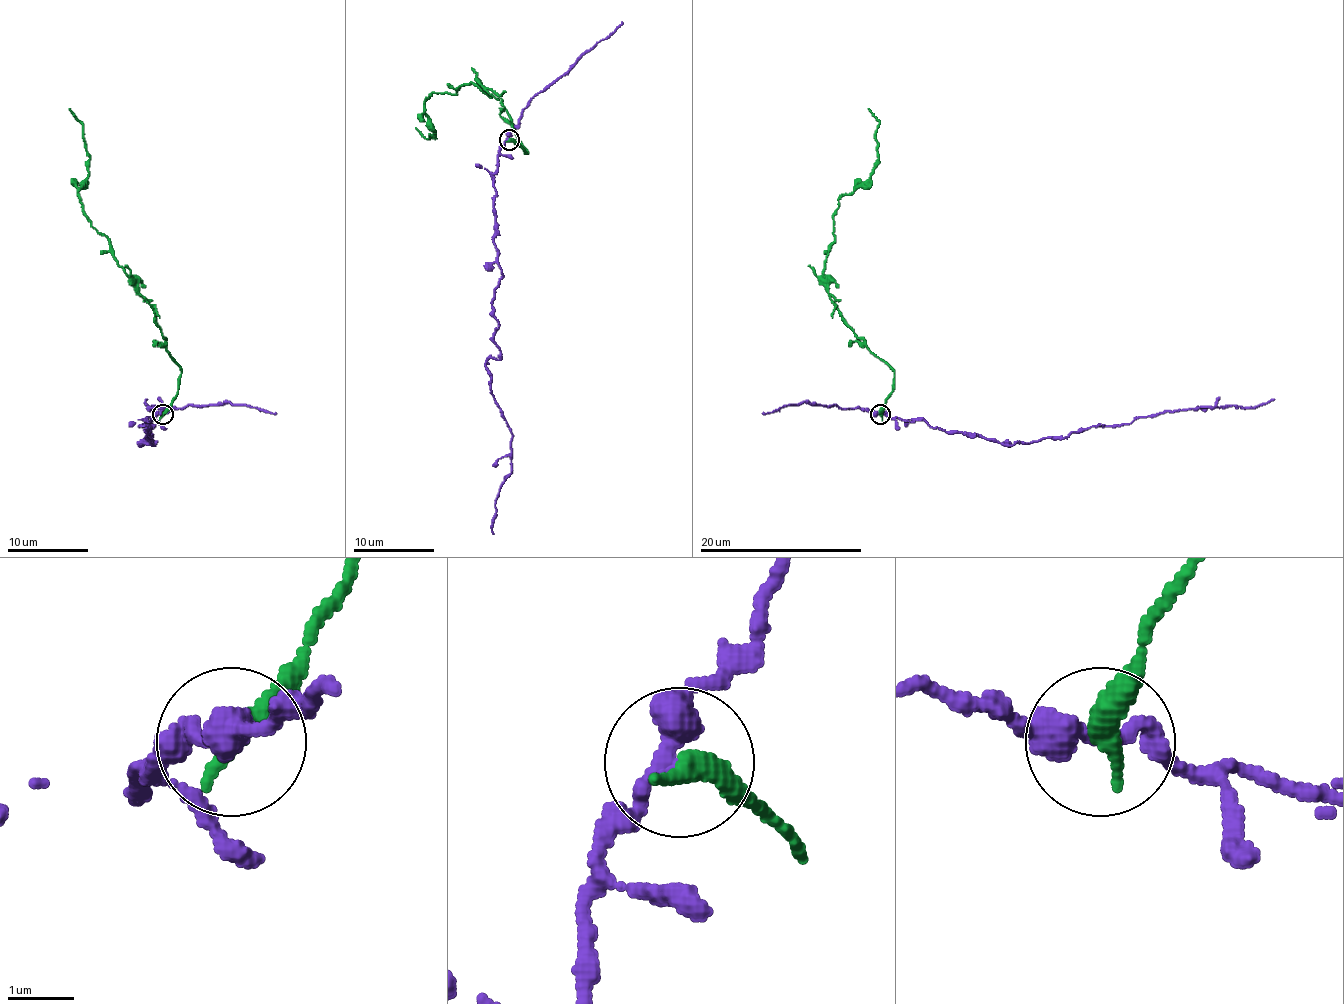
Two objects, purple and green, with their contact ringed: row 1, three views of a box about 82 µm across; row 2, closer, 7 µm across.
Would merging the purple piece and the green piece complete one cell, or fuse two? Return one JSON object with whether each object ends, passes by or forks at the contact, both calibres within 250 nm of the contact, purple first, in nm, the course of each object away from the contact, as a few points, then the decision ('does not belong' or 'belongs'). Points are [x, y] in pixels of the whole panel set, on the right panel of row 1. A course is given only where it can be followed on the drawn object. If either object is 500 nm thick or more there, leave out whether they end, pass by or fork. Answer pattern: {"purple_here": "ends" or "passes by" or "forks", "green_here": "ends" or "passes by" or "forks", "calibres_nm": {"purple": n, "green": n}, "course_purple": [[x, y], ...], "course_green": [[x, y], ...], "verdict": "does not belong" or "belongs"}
{"purple_here": "passes by", "green_here": "ends", "calibres_nm": {"purple": 320, "green": 380}, "course_purple": [[880, 415], [1014, 445], [1140, 417], [1258, 407], [1275, 398]], "course_green": [[880, 415], [895, 372], [842, 315], [823, 270], [838, 201], [876, 161], [878, 122], [868, 108]], "verdict": "does not belong"}

